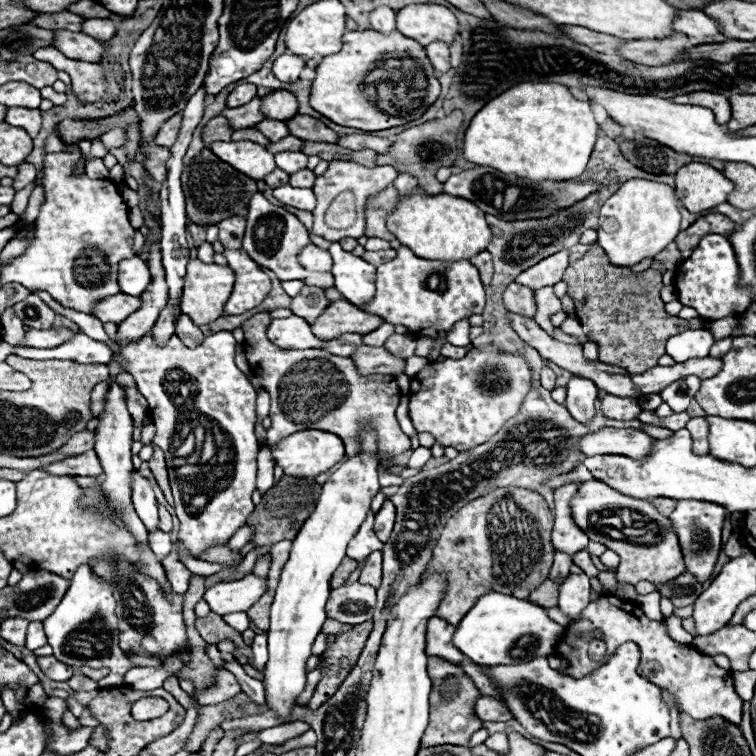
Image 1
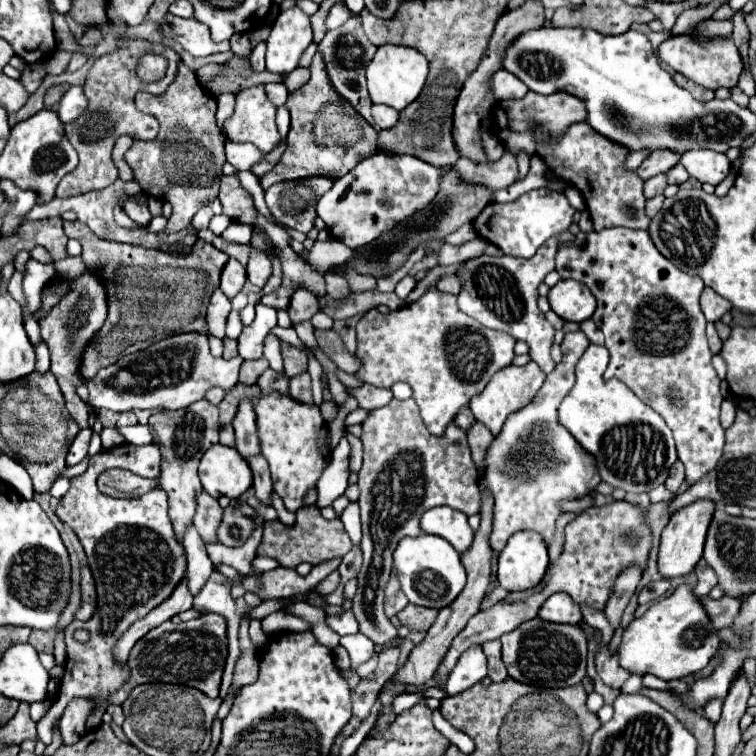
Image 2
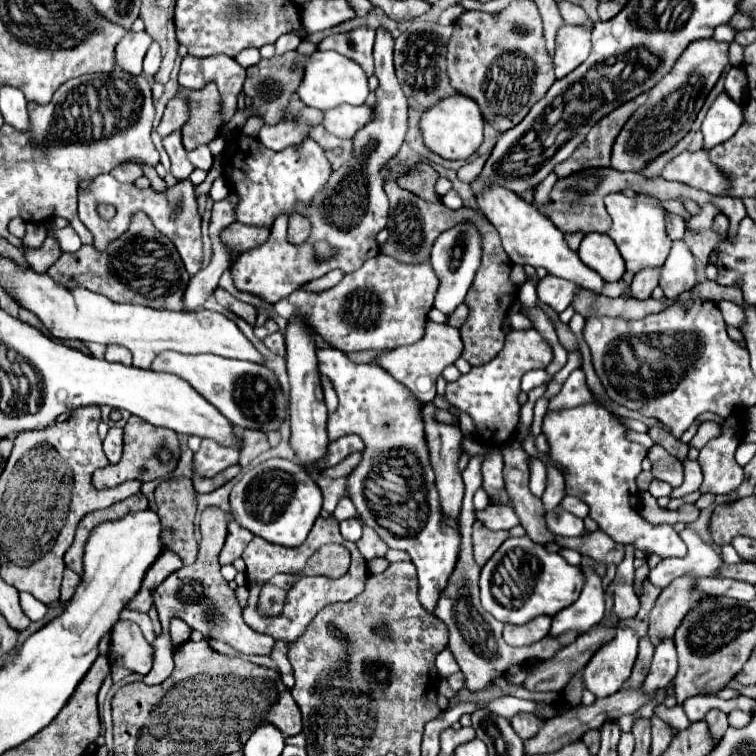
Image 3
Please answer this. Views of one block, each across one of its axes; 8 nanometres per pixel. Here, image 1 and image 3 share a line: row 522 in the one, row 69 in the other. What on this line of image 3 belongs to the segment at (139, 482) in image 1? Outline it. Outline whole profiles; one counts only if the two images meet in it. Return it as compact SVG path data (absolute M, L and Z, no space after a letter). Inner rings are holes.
M152 42L152 46L148 48L148 54L144 58L144 76L146 78L154 78L154 74L158 72L162 62L162 54L160 54L160 46L158 42Z

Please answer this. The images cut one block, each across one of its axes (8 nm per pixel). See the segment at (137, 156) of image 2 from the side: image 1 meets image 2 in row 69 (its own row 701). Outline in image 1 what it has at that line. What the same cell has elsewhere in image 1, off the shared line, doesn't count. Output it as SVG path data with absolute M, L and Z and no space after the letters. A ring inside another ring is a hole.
M170 676L168 680L166 680L166 684L164 684L164 688L184 706L184 708L188 708L190 706L190 696L180 688L180 684L178 684L178 678L174 678L174 676Z

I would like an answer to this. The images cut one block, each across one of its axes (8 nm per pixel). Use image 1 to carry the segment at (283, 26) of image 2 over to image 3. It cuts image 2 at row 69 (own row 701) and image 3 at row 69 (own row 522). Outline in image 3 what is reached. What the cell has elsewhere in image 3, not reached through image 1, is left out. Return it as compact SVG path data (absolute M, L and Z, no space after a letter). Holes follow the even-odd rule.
M316 50L304 66L304 78L302 78L296 94L306 106L312 106L318 110L330 110L340 104L360 106L360 104L364 104L364 100L368 96L368 78L366 78L364 70L356 62L348 60L346 56L342 56L338 52Z

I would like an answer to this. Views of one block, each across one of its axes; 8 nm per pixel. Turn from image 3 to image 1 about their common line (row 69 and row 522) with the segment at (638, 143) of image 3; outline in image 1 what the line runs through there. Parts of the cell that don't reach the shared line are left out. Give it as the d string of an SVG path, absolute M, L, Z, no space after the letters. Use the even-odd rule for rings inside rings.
M680 500L676 510L670 514L670 520L676 528L676 534L680 536L680 546L686 558L686 572L694 574L700 582L704 582L718 560L720 546L722 546L722 524L726 520L726 508L714 502L702 502L702 500Z

